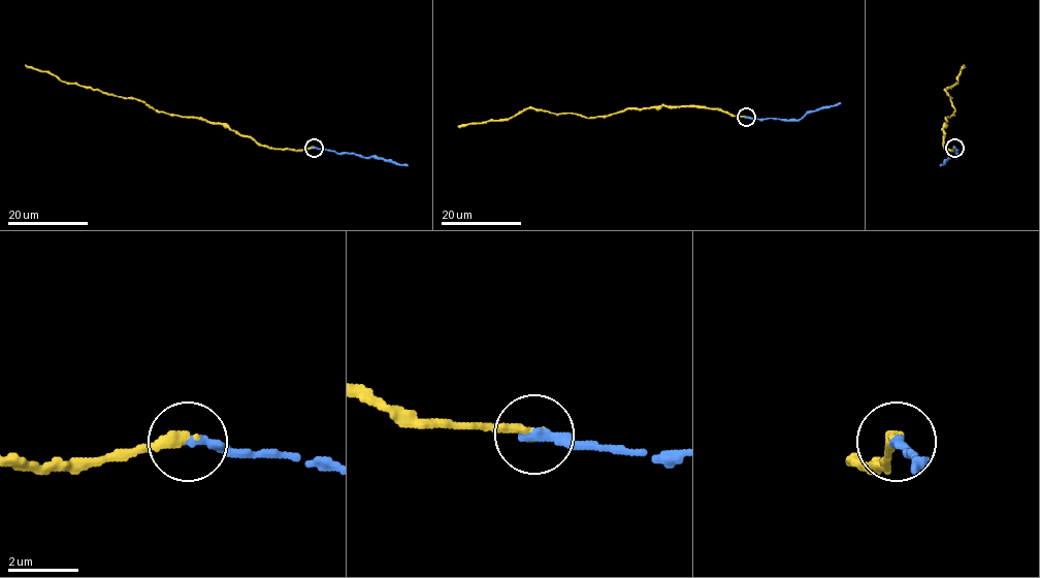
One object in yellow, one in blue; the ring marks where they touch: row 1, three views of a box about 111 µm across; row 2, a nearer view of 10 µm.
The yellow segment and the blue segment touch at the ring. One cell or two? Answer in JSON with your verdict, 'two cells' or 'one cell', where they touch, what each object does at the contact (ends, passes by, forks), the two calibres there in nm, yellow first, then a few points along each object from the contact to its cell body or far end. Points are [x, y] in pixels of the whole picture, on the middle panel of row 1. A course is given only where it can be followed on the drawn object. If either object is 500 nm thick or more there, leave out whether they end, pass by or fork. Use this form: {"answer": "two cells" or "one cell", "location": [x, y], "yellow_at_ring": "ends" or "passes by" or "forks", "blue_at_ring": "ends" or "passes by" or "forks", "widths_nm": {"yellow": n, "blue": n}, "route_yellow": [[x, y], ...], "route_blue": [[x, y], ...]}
{"answer": "one cell", "location": [746, 117], "yellow_at_ring": "ends", "blue_at_ring": "ends", "widths_nm": {"yellow": 340, "blue": 360}, "route_yellow": [[746, 117], [696, 106], [627, 108], [588, 118], [574, 114], [555, 115], [526, 108], [508, 119], [458, 126]], "route_blue": [[746, 117], [798, 120], [811, 111], [841, 103]]}

